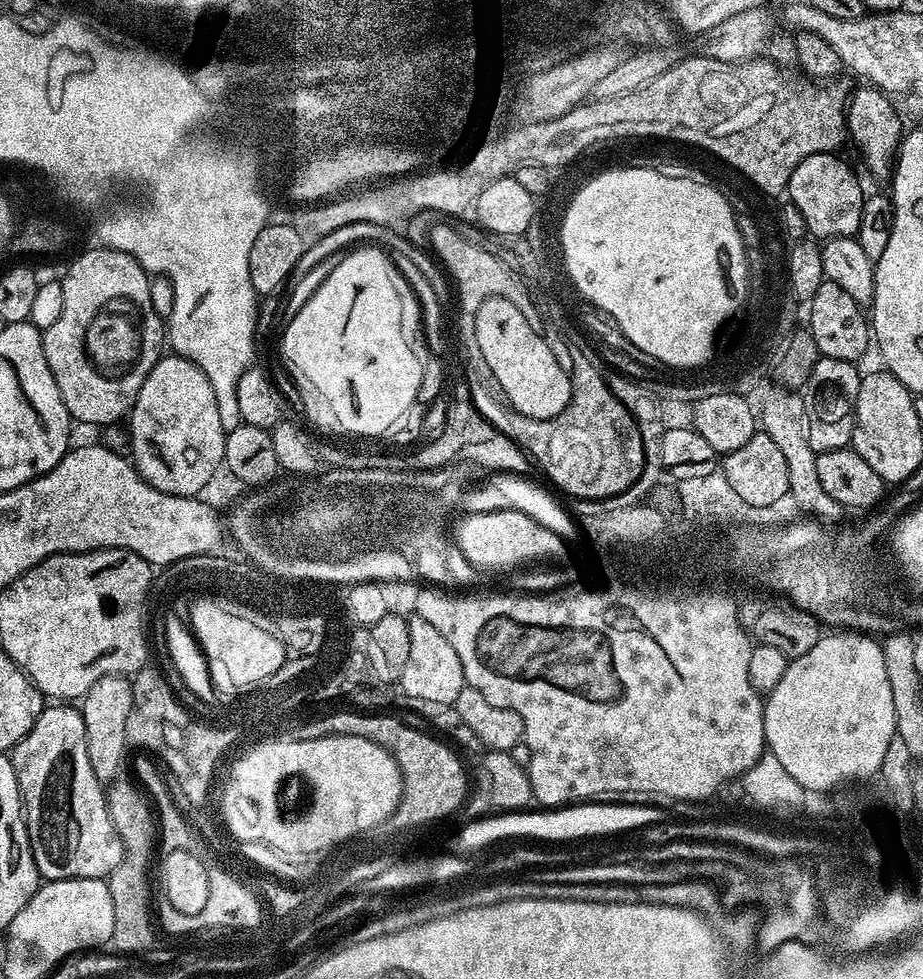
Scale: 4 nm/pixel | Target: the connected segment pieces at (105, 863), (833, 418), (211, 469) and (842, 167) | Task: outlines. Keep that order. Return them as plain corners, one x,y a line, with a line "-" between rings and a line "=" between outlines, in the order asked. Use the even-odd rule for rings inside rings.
56,702
51,706
45,707
42,715
34,722
32,729
17,742
15,748
11,749
10,759
12,761
12,769
16,775
16,781
20,787
22,811
28,826
28,841
32,843
34,862
36,863
36,869
40,871
41,877
45,881
69,880
70,878
104,880
107,878
114,870
114,866
118,866
118,862
122,862
124,847
120,841
121,833
118,831
117,821
112,819
112,814
108,810
105,785
94,774
94,770
90,770
90,754
86,754
86,726
84,725
84,715
80,712
79,707
69,706
64,702
=
821,356
814,370
810,370
810,378
802,393
809,414
810,446
817,454
851,445
862,375
861,369
858,369
856,364
846,362
842,358
=
175,354
161,355
160,361
150,370
150,374
146,374
142,390
138,390
138,398
130,413
131,420
130,459
136,465
140,477
150,486
154,486
154,490
196,498
215,478
216,471
221,471
226,430
222,426
222,418
218,418
218,398
214,394
214,386
210,386
210,378
206,378
206,374
202,374
202,370
194,362
=
831,152
810,155
798,164
788,182
790,198
801,212
805,229
821,241
828,240
832,236
855,236
862,222
862,206
866,199
866,192
860,189
860,180
852,173
851,166
839,160
838,156

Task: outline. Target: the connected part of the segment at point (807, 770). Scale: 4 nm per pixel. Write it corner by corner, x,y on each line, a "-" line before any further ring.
836,630
831,634
833,636
821,635
819,642
811,650
806,650
806,654
789,659
786,674
782,674
782,682
778,682
778,686
774,686
774,690
767,693
764,700
764,743
767,751
772,752
773,756
778,758
783,769
802,787
829,793
841,786
851,785
850,776
864,776
865,773
872,772
873,768
876,768
876,765
880,763
880,757
884,754
885,745
893,744
889,736
897,734
894,699
890,692
890,681
886,676
886,664
883,662
881,641
871,635
851,630

